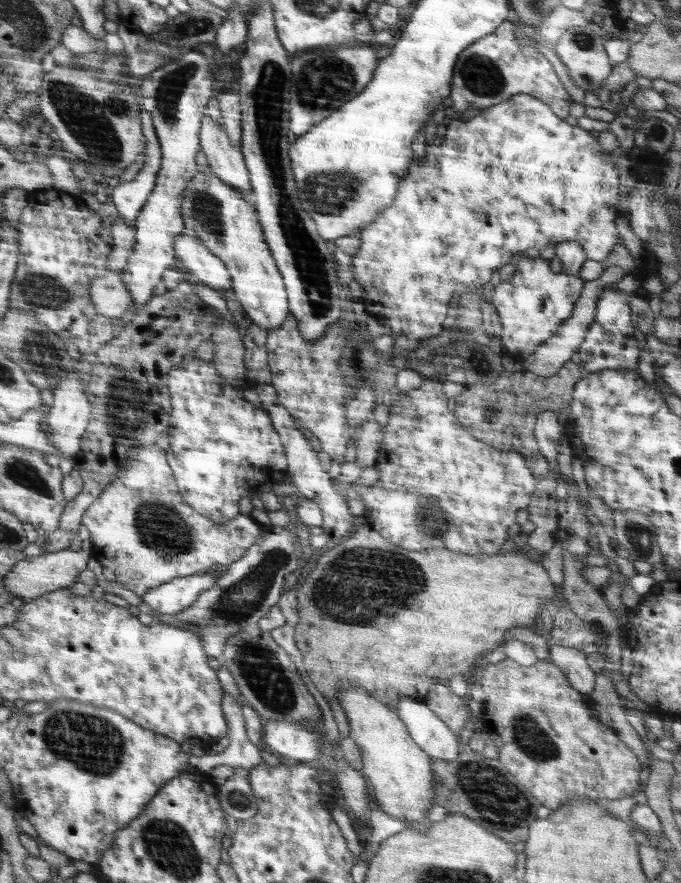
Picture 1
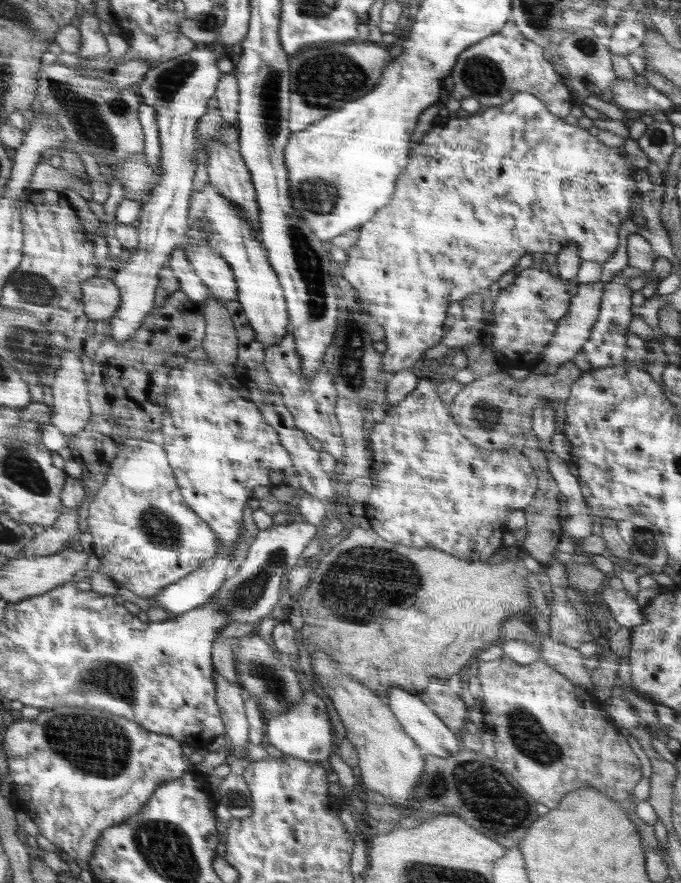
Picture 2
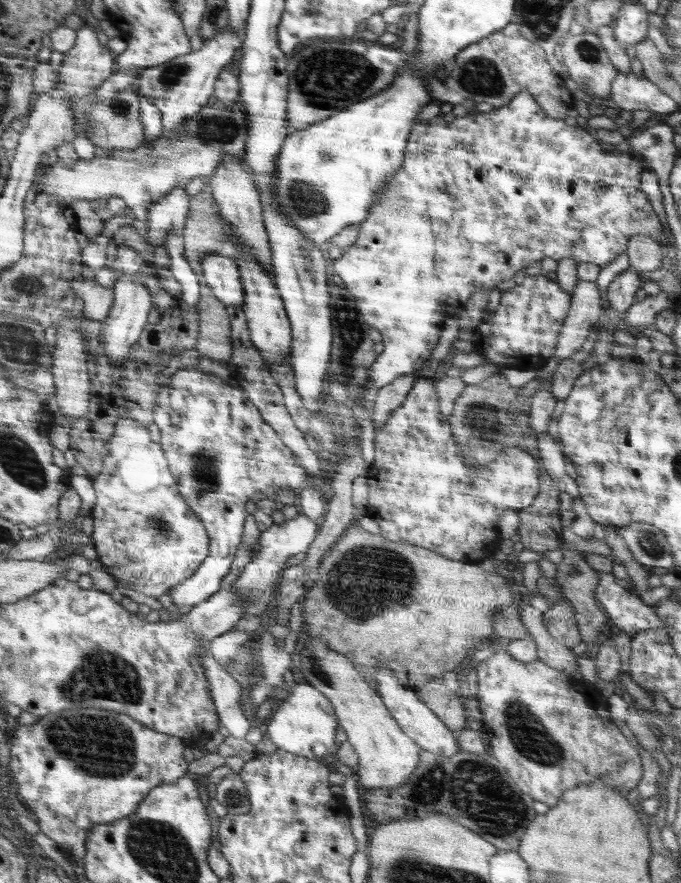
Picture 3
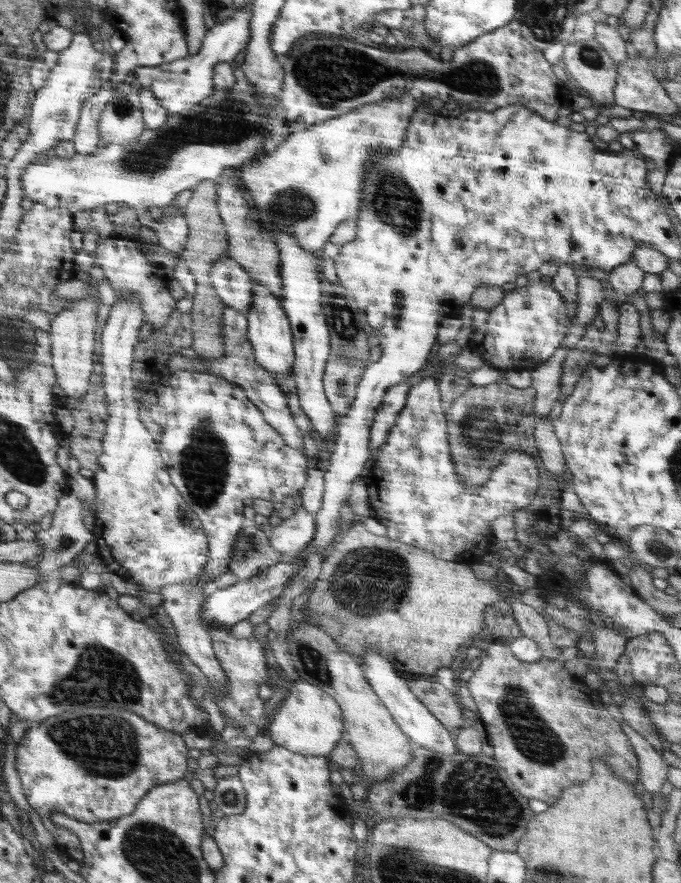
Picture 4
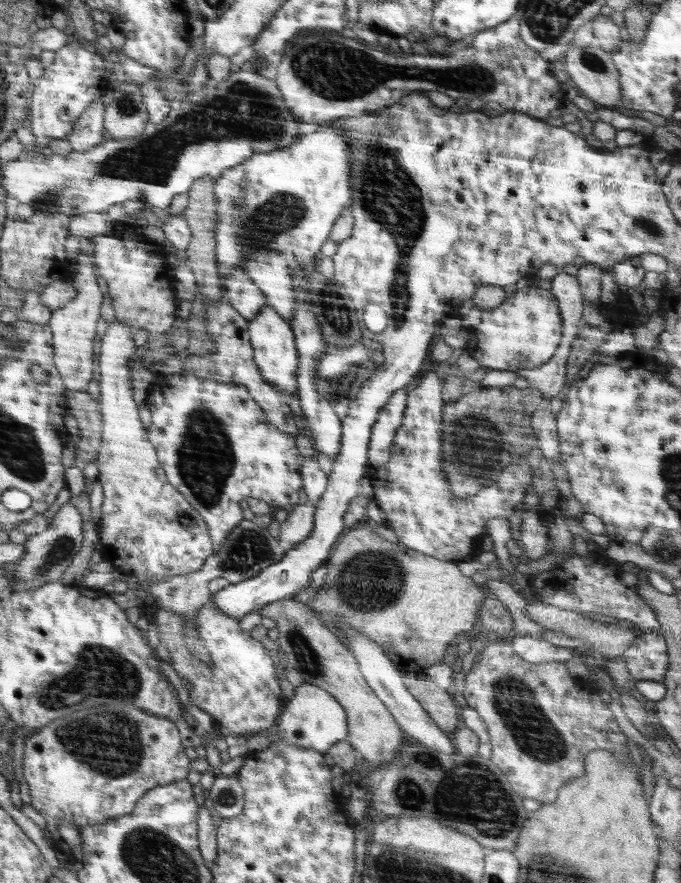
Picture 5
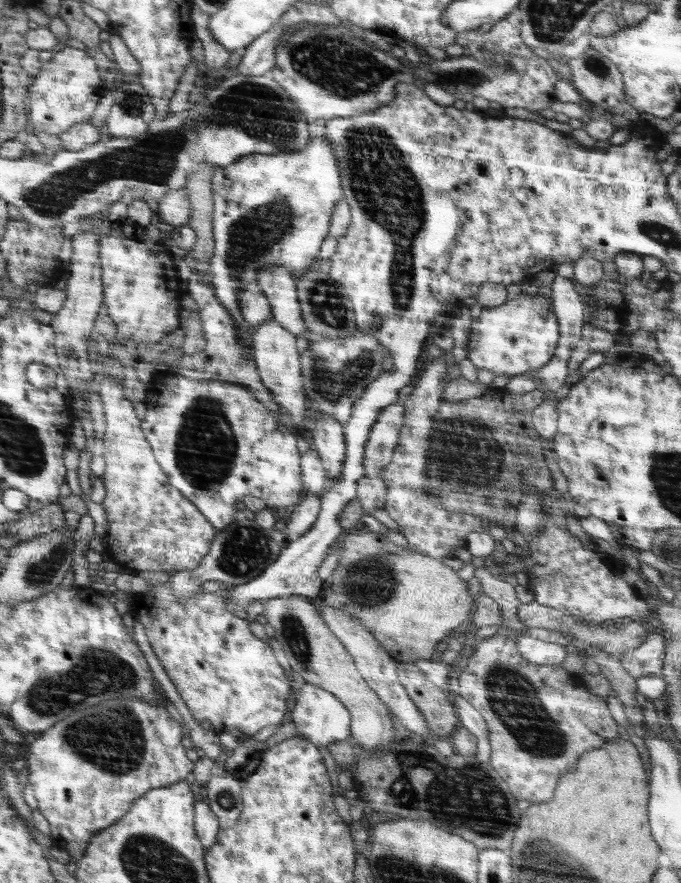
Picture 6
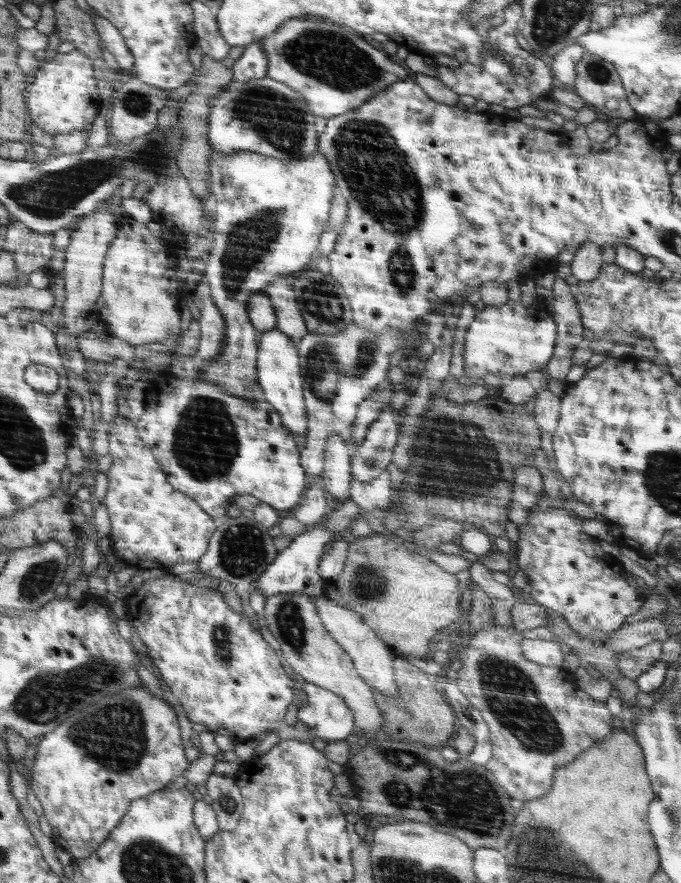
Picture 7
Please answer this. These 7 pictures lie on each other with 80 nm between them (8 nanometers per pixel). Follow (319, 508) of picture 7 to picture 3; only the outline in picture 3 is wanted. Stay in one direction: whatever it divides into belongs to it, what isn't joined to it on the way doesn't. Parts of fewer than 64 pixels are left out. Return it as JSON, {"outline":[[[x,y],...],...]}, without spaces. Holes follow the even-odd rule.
{"outline":[[[300,511],[295,518],[286,519],[282,524],[272,524],[266,530],[261,531],[259,536],[259,550],[245,566],[236,583],[229,588],[247,600],[243,608],[243,616],[252,616],[265,612],[272,600],[272,594],[276,590],[282,570],[285,570],[288,560],[295,554],[309,552],[310,545],[319,533],[320,522],[308,518]]]}

